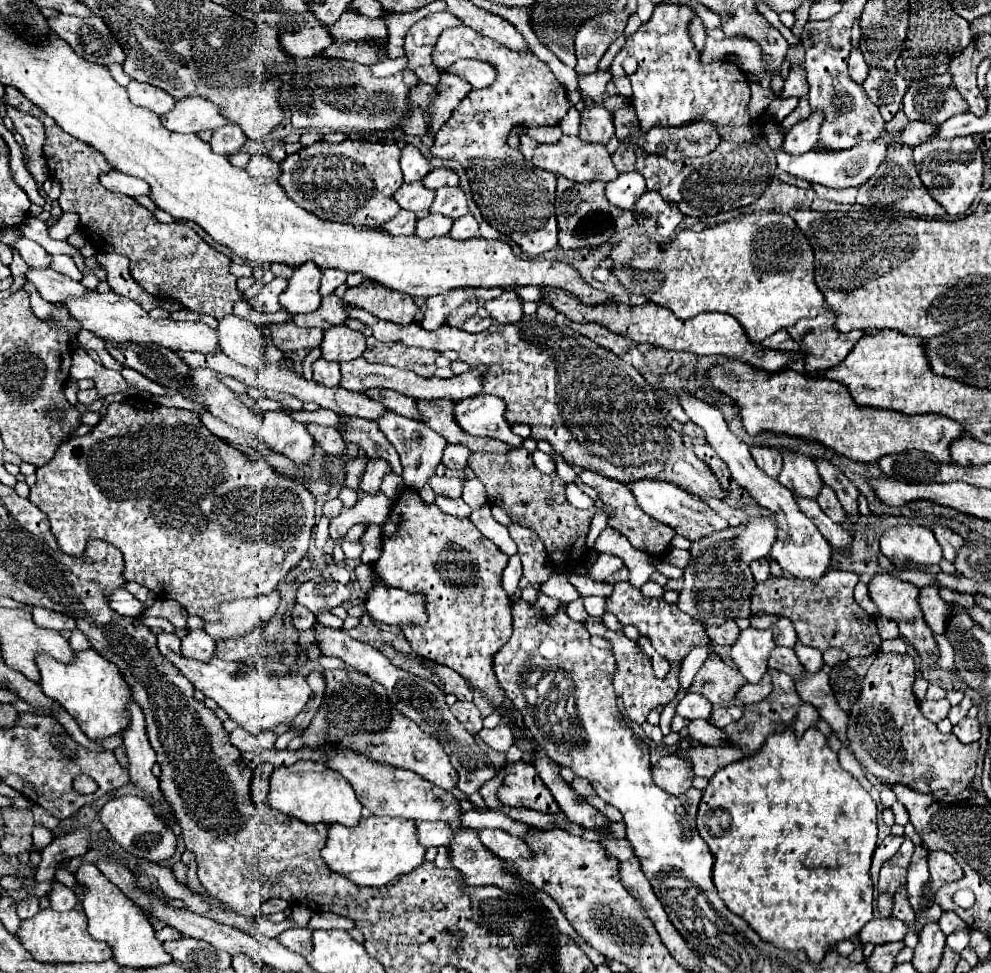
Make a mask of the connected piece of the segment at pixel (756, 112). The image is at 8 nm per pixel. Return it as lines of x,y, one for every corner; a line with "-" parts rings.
750,84
751,99
749,102
748,112
752,119
758,119
765,113
768,105
775,96
771,89
765,89
759,84

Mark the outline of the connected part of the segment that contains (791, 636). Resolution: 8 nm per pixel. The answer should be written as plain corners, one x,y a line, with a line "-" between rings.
764,614
764,618
750,618
754,628
770,628
774,632
774,642
778,646
786,646
786,648
794,648
796,644
796,632
792,630
792,624
788,624
782,618
772,618
768,614

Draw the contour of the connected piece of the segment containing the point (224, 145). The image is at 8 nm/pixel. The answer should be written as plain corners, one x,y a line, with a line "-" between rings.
226,124
226,126
218,128
218,130
214,130
214,136
210,140
210,146
218,154
228,156
228,154
238,152
242,148
244,140
246,140
244,138
244,132
236,124

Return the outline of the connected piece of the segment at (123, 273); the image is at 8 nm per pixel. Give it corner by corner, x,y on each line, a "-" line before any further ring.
96,254
96,260
104,266
106,270
106,280
112,288
112,292
116,292
118,296
124,296
124,298
130,298
134,300
136,304
140,304
146,312
150,312
152,308
158,308
158,300
148,296
136,282
134,278
130,276
130,270
128,270
128,258
124,256
118,256
118,254

